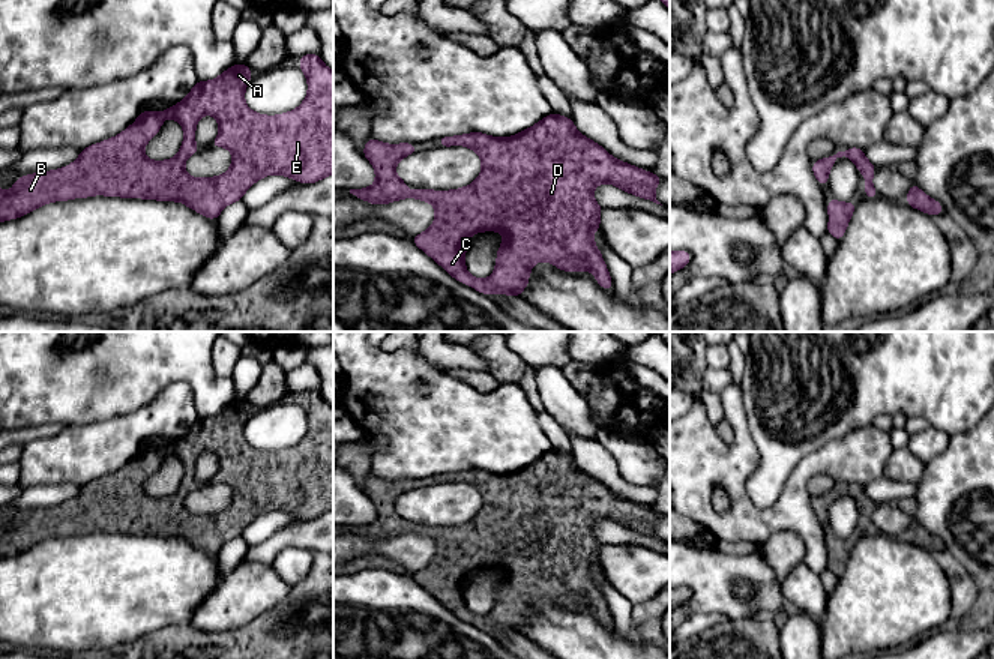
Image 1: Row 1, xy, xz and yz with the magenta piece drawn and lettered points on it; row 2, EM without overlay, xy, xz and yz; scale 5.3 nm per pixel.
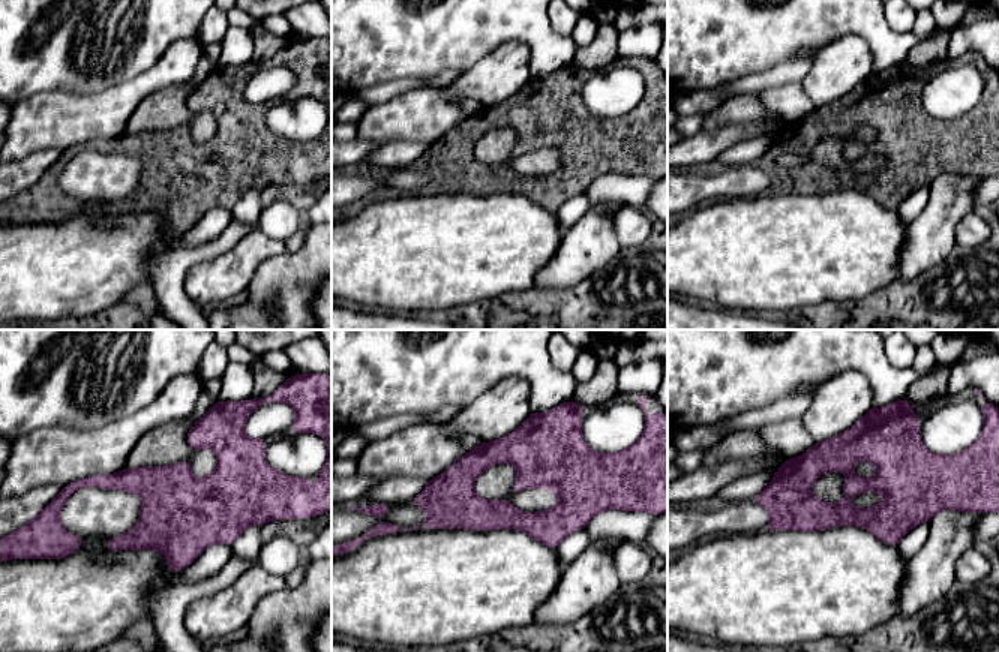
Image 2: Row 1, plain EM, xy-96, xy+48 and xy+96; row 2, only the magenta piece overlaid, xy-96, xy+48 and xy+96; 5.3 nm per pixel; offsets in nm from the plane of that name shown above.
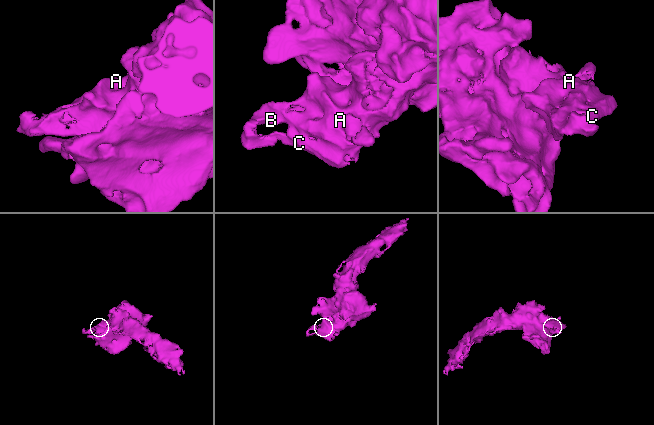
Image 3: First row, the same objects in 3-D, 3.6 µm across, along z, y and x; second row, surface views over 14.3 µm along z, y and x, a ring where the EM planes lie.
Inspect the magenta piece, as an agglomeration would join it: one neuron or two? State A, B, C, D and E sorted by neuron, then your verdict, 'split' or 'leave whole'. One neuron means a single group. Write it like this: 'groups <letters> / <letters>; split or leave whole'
groups A B C D E; leave whole

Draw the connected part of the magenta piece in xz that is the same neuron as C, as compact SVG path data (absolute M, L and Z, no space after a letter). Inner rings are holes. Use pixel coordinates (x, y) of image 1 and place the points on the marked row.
M554 113L515 137L497 138L470 132L441 137L437 143L441 147L465 146L473 149L482 161L477 179L465 188L452 191L408 191L407 183L396 176L395 167L402 158L417 152L417 147L410 143L386 144L371 137L362 153L375 170L375 183L363 189L350 189L350 194L371 204L387 204L404 198L431 203L435 209L435 219L411 242L452 278L482 294L497 293L520 297L529 285L533 264L539 261L553 263L563 272L590 270L604 290L611 290L611 276L592 237L596 230L601 231L599 216L602 212L593 197L595 188L611 183L635 197L661 204L655 197L655 189L664 177L617 161L604 147L581 135L572 119ZM482 231L503 234L495 270L488 279L473 278L464 263L470 236Z

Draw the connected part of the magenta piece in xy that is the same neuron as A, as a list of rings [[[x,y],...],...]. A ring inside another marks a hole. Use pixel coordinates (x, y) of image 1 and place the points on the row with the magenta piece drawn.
[[[317,54],[302,56],[299,59],[299,66],[308,80],[308,95],[296,110],[278,116],[264,116],[248,108],[245,104],[245,89],[252,77],[252,71],[246,65],[236,63],[215,80],[197,81],[188,96],[170,110],[164,110],[161,113],[144,110],[122,134],[83,149],[78,159],[68,167],[21,176],[11,185],[11,188],[17,189],[14,194],[11,194],[9,189],[0,189],[0,222],[17,219],[53,201],[68,201],[72,198],[86,198],[93,195],[179,201],[203,216],[216,221],[225,206],[242,200],[243,194],[261,177],[281,174],[300,183],[315,183],[327,176],[332,176],[333,72]],[[204,114],[213,116],[219,125],[219,134],[213,140],[212,147],[228,149],[231,152],[233,162],[228,171],[222,176],[195,179],[185,171],[183,165],[191,155],[200,152],[195,144],[195,128]],[[168,117],[177,120],[183,128],[185,138],[182,147],[179,153],[168,161],[150,161],[144,156],[144,146],[161,131],[162,122]]]

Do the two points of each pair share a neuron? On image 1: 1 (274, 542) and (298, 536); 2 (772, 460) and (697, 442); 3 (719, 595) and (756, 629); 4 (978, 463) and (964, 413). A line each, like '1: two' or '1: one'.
1: one
2: two
3: two
4: two

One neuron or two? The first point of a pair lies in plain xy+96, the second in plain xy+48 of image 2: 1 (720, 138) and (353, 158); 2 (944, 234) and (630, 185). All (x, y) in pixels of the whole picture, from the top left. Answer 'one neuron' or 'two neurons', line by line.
1: one neuron
2: two neurons

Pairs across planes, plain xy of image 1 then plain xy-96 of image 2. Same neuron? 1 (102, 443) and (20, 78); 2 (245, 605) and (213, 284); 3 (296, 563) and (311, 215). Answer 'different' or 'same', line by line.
1: different
2: same
3: different

